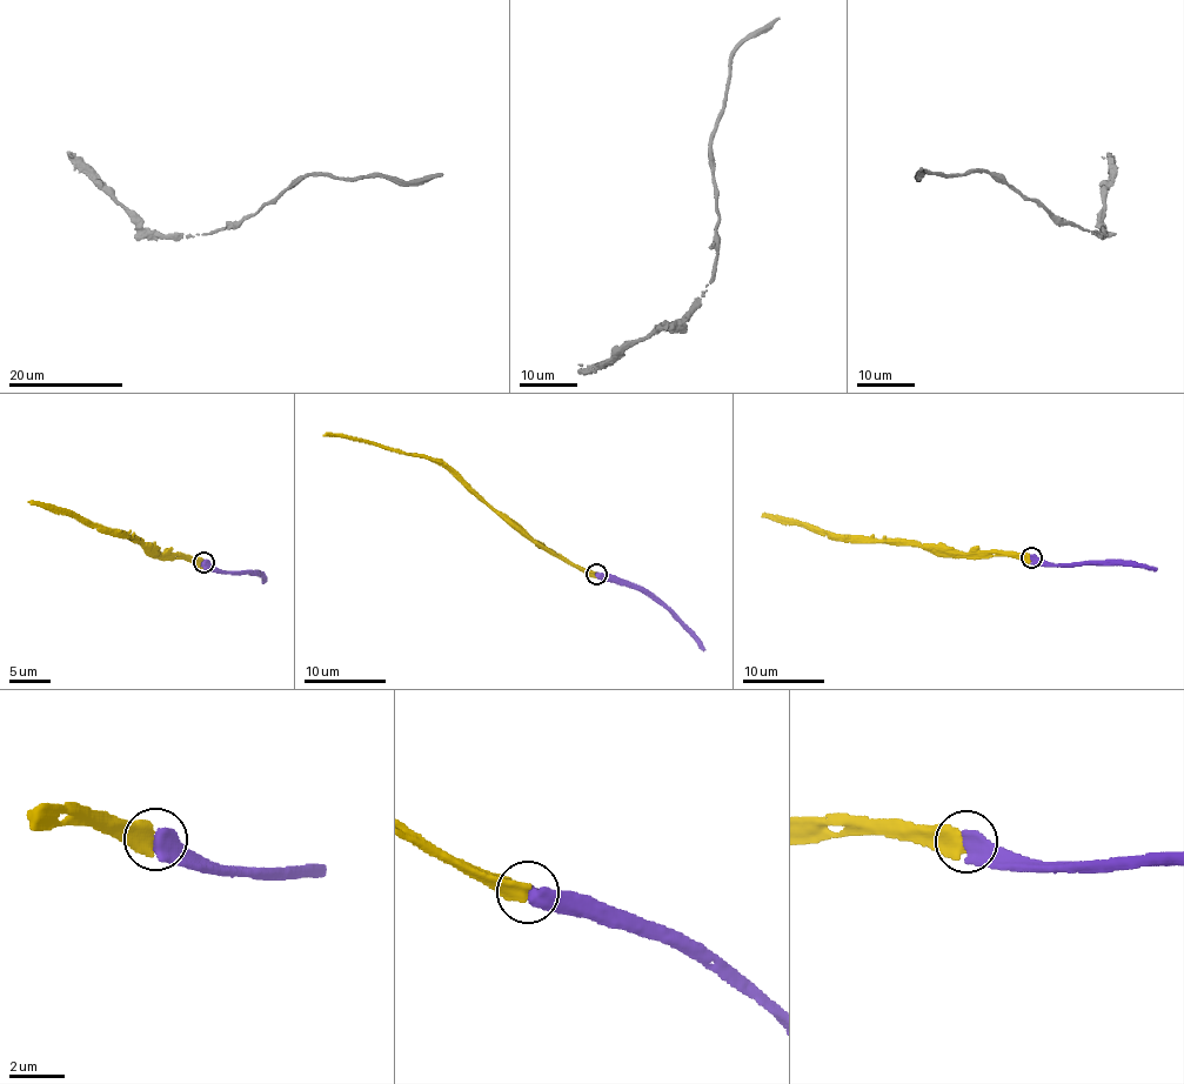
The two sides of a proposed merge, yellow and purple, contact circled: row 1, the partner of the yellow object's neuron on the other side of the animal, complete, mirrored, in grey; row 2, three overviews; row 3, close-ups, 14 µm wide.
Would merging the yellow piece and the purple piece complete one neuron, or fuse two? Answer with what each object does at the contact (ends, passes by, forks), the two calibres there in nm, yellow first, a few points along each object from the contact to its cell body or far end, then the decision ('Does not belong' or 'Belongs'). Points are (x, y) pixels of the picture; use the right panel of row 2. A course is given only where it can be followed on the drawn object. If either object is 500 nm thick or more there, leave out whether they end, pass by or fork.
Thickness 600 nm (yellow) against 650 nm. Course of yellow: (1031, 559), (941, 556), (921, 547), (851, 539), (761, 514). Course of purple: (1031, 559), (1049, 563), (1134, 562), (1157, 570). Belongs

